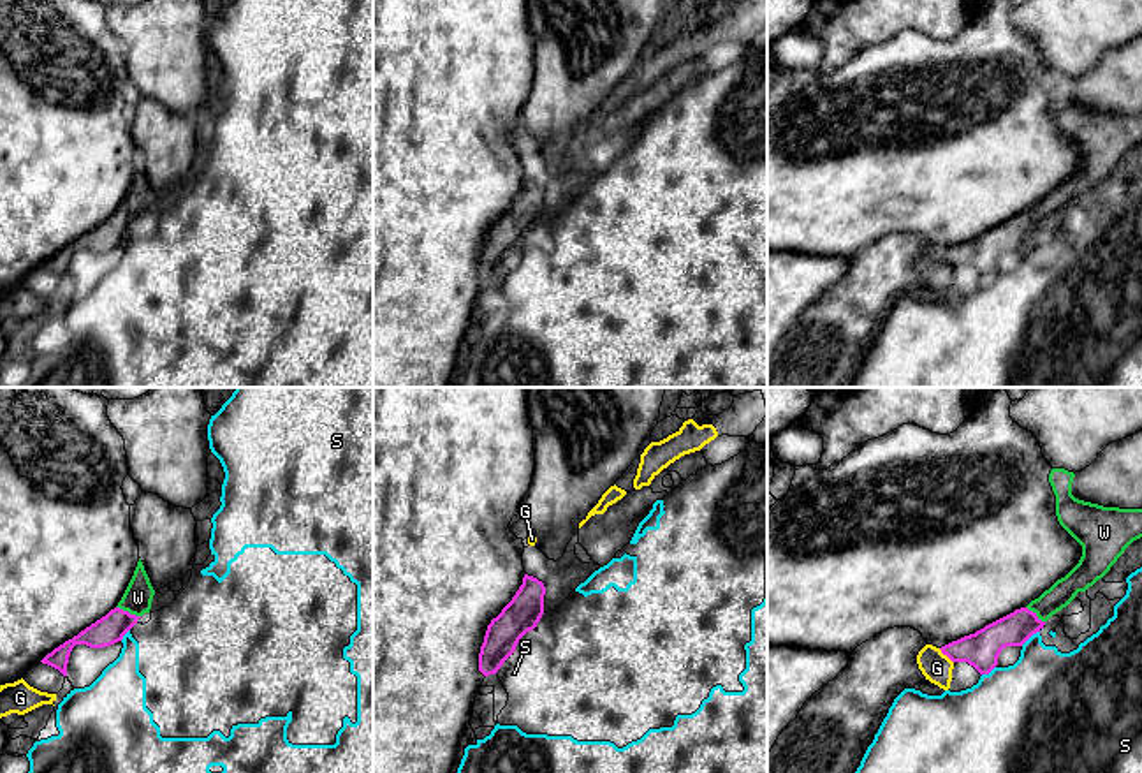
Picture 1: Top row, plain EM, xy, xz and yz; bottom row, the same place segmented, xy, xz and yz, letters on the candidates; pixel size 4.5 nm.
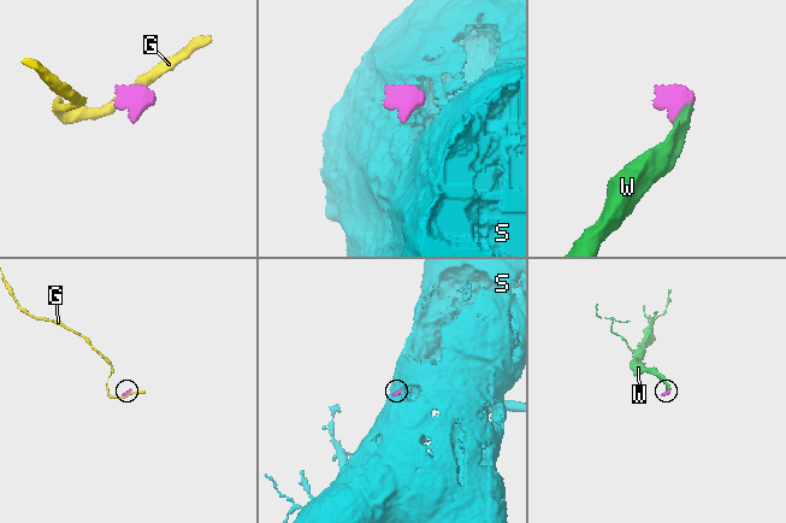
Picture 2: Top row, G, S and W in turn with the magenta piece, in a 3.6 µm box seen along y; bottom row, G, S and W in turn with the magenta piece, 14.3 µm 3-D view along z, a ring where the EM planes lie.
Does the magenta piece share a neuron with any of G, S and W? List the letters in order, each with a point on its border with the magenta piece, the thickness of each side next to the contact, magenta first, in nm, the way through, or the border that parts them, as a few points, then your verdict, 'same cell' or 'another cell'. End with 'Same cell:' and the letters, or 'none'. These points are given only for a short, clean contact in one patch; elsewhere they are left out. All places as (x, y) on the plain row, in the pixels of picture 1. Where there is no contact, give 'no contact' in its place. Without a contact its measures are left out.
G: yz (945, 259) | 160/140 nm | along yz (938, 254), (952, 268) | another cell
S: yz (1030, 242) | 160/360 nm | along yz (1039, 236), (1021, 250) | another cell
W: xy (127, 217) | 140/130 nm | across xy (109, 235), (127, 217), (138, 203) | same cell
Same cell: W

